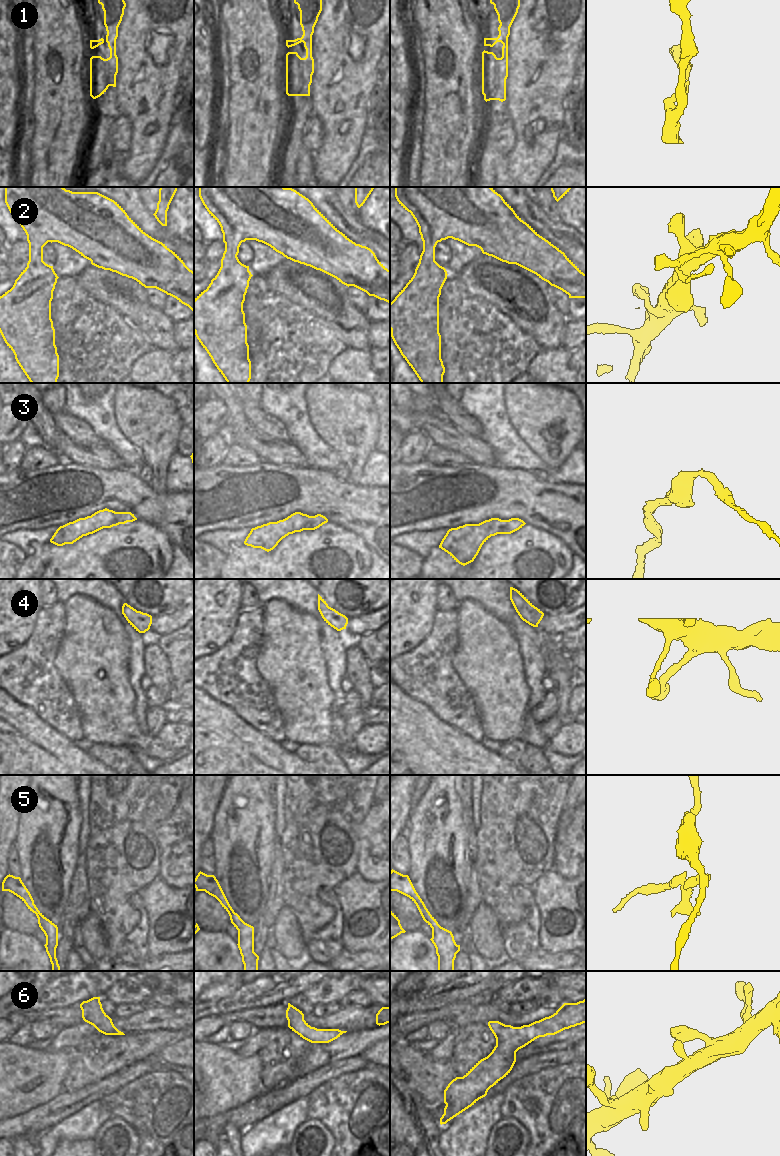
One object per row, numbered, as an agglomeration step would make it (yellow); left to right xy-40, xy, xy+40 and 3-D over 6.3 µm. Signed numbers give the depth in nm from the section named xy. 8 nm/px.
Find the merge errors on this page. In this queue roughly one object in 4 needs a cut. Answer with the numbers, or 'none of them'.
none of them

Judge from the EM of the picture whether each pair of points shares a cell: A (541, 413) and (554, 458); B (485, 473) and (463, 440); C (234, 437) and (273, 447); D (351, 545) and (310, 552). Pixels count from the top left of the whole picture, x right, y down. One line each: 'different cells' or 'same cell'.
A: same cell
B: different cells
C: same cell
D: same cell

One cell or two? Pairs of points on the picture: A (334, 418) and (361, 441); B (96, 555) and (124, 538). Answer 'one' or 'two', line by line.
A: one
B: one

